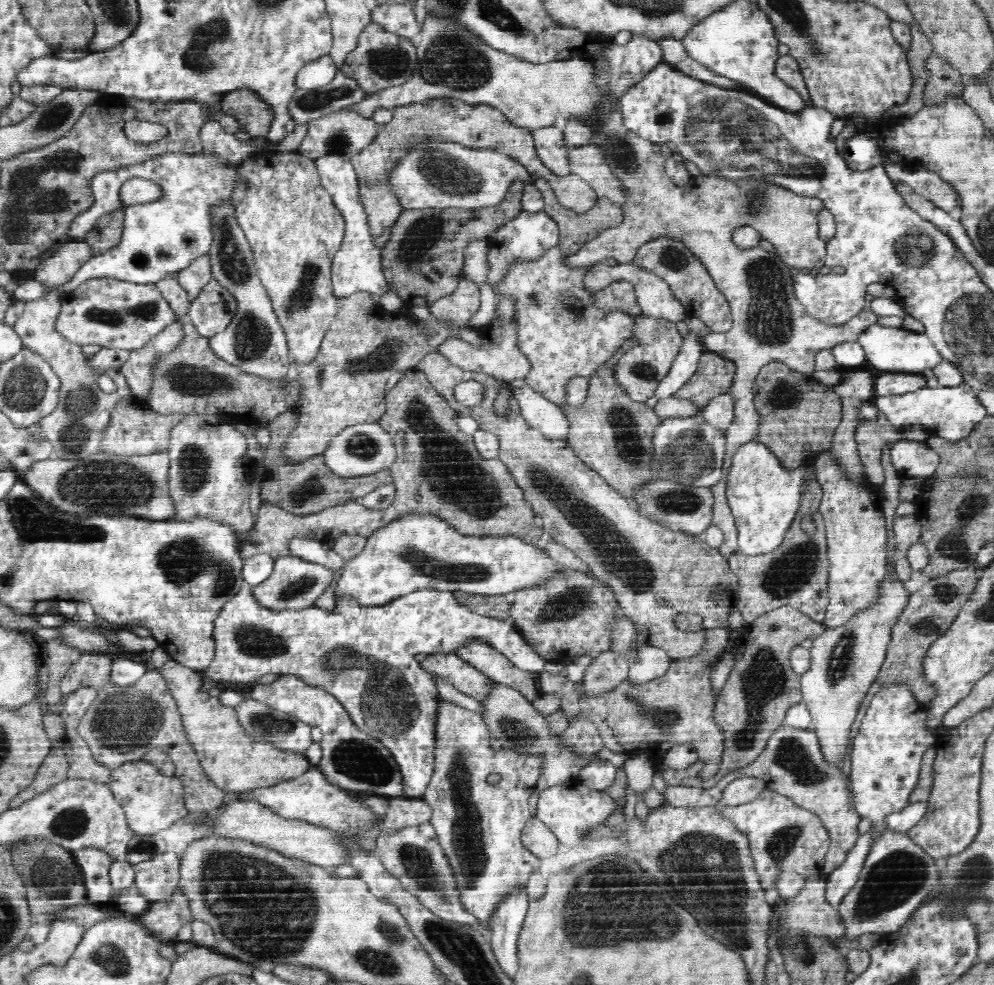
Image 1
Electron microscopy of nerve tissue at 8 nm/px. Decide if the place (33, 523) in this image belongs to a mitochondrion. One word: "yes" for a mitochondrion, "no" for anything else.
yes

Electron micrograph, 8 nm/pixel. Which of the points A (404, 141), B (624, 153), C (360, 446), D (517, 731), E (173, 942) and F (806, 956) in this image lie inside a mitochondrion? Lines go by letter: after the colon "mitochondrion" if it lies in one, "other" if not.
A: mitochondrion
B: mitochondrion
C: mitochondrion
D: mitochondrion
E: other
F: mitochondrion

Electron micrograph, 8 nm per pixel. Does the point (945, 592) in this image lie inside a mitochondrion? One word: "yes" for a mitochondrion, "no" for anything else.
yes

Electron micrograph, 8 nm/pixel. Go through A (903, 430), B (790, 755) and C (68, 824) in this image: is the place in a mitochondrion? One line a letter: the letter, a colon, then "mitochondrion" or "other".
A: other
B: mitochondrion
C: mitochondrion

